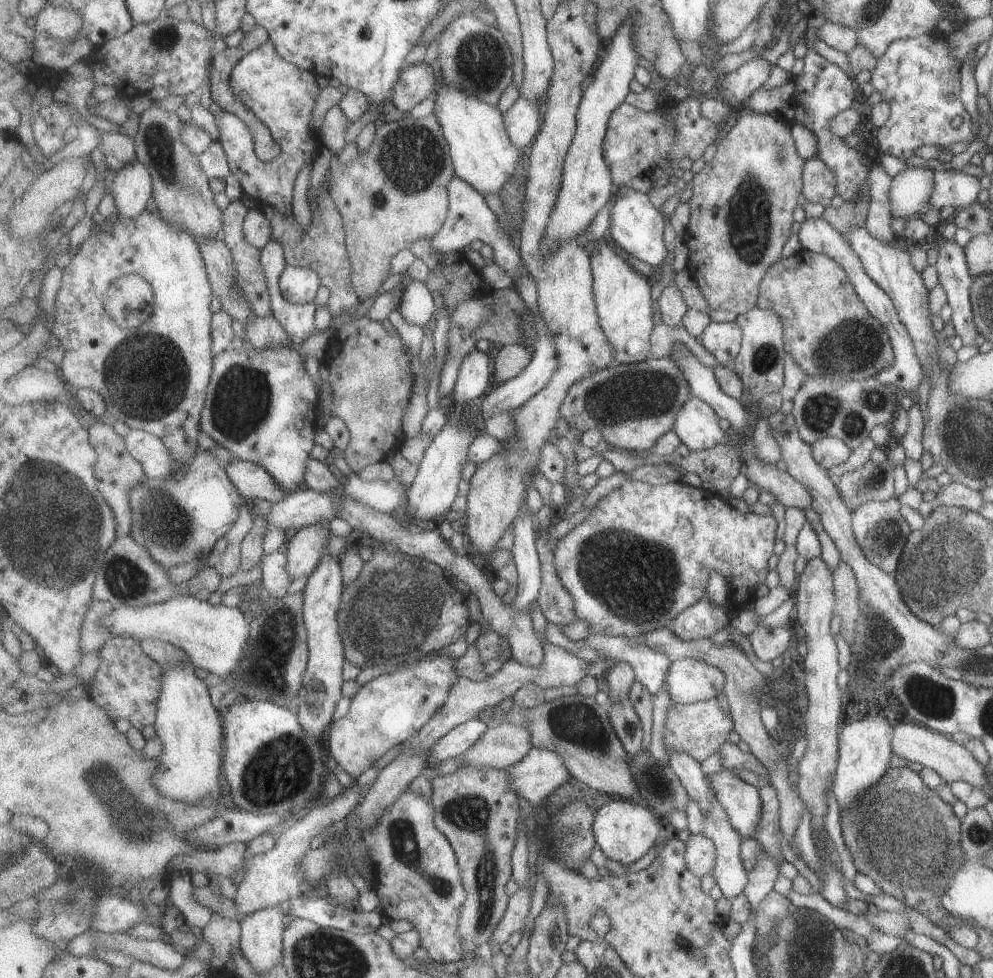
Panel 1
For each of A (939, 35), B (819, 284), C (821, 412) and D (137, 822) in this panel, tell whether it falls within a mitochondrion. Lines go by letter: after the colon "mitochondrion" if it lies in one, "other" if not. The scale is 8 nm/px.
A: other
B: other
C: mitochondrion
D: mitochondrion

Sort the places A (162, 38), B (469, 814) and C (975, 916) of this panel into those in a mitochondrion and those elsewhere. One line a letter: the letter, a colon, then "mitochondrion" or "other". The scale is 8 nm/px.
A: mitochondrion
B: mitochondrion
C: other

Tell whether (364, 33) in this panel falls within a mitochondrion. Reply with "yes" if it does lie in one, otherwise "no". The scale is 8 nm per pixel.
no

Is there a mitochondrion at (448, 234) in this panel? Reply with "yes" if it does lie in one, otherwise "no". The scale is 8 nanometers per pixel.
no

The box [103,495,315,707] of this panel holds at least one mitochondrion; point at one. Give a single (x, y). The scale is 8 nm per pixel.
(277, 638)

